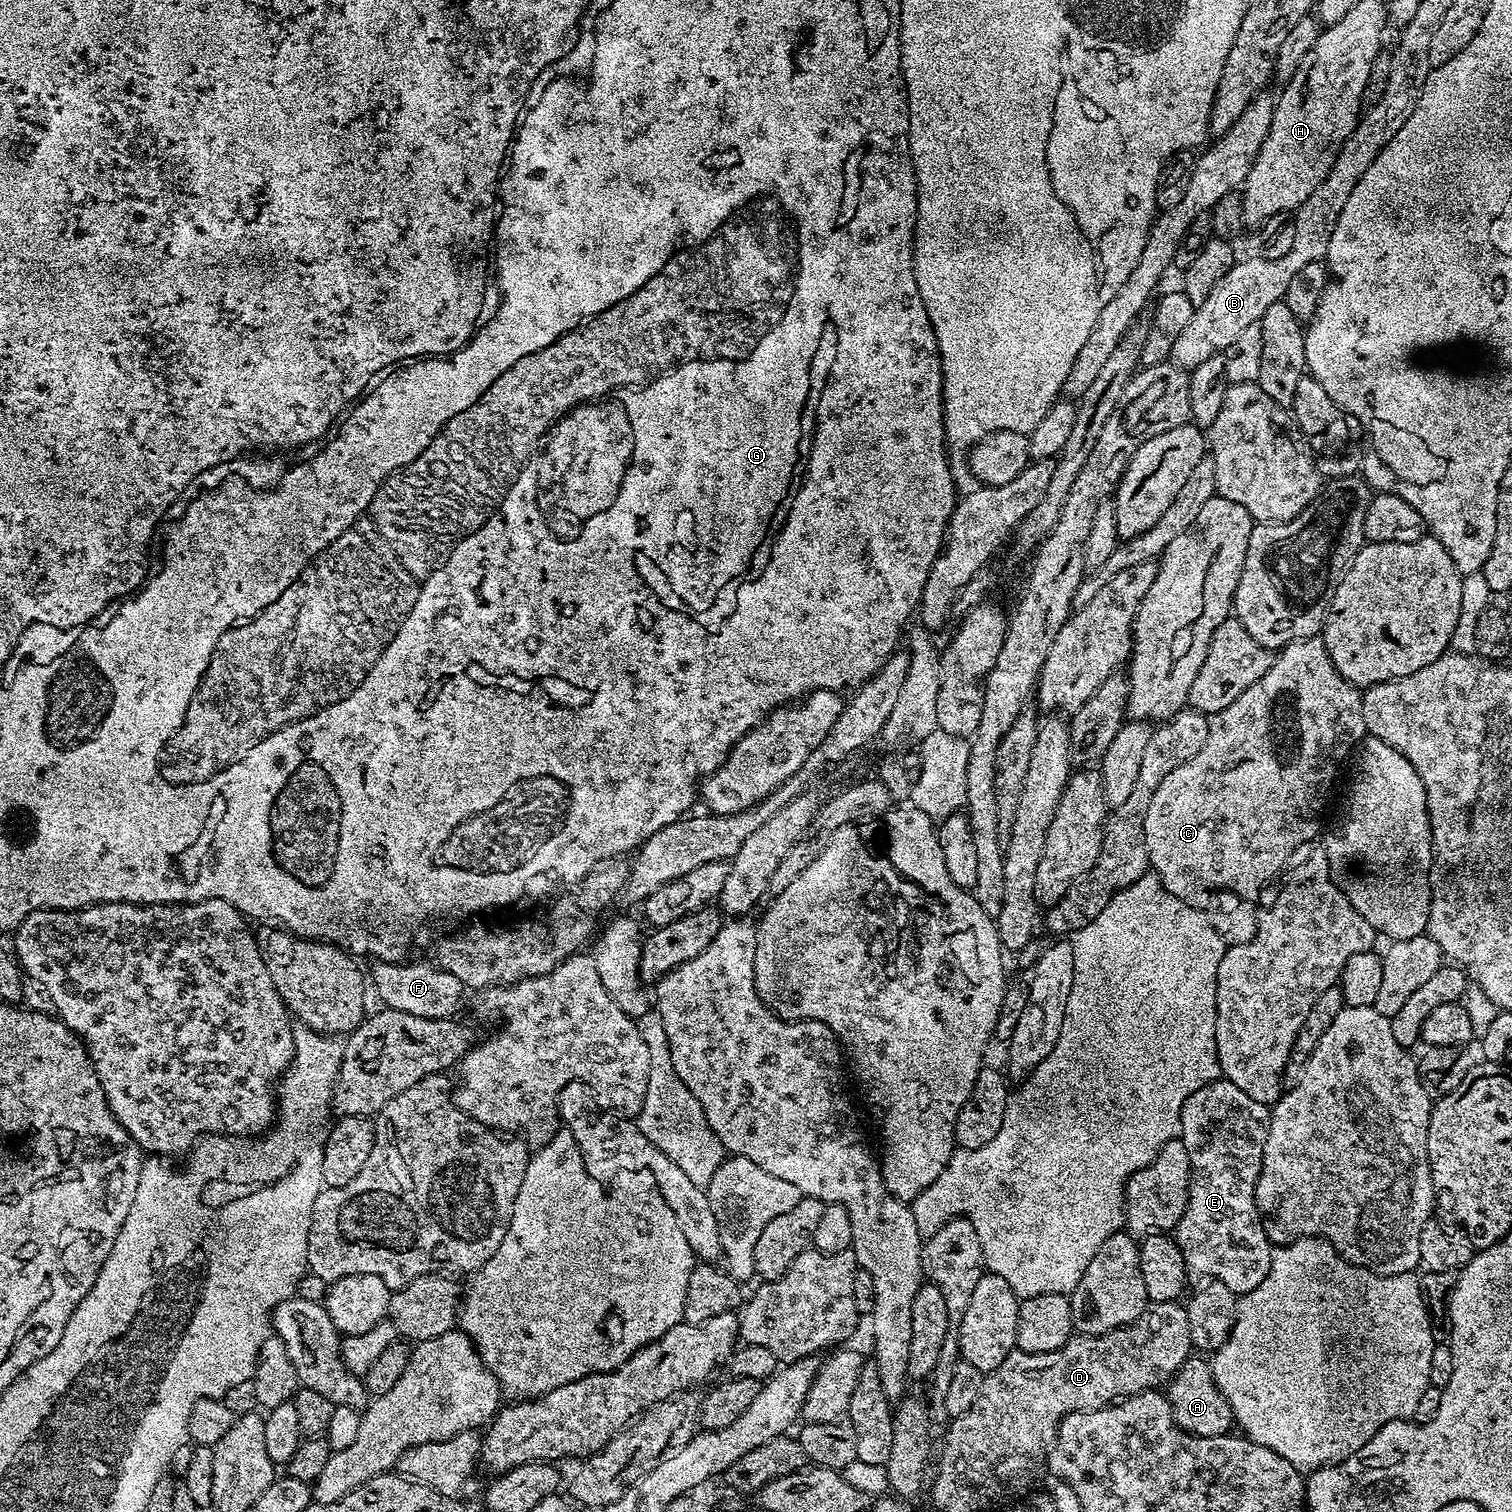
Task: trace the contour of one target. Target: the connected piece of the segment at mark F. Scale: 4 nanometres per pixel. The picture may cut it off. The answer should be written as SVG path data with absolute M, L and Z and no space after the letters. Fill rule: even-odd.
M376 962L373 963L370 980L376 983L376 992L384 999L383 1003L394 1010L402 1010L406 1014L414 1014L418 1018L430 1018L431 1020L446 1020L455 1017L460 1008L460 999L466 993L466 986L458 978L454 978L448 972L441 972L435 963L408 964L409 962Z

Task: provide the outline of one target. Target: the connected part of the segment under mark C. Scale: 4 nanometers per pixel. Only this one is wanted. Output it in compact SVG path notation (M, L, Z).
M1323 635L1290 642L1286 647L1279 649L1270 670L1266 670L1266 674L1262 674L1262 678L1258 678L1254 682L1254 686L1250 686L1250 690L1238 694L1238 698L1234 698L1234 702L1230 702L1230 706L1226 706L1226 710L1217 712L1209 719L1206 742L1203 743L1202 750L1198 750L1198 754L1194 754L1186 762L1182 762L1182 766L1178 766L1178 770L1170 770L1170 774L1166 774L1166 778L1162 778L1162 786L1158 786L1158 790L1154 790L1154 798L1150 798L1150 810L1146 810L1146 850L1151 871L1155 872L1164 888L1170 894L1174 894L1174 898L1184 900L1187 904L1199 905L1213 892L1221 890L1233 892L1242 898L1255 901L1256 895L1276 875L1279 877L1285 871L1286 865L1293 859L1293 857L1291 858L1292 851L1300 847L1303 849L1305 845L1312 842L1307 842L1307 840L1314 839L1316 835L1317 839L1321 835L1320 819L1324 816L1324 807L1328 804L1328 795L1331 794L1332 783L1336 780L1336 767L1348 755L1350 755L1349 757L1353 755L1354 749L1365 739L1365 736L1361 689L1342 678L1342 674L1338 674L1324 645Z

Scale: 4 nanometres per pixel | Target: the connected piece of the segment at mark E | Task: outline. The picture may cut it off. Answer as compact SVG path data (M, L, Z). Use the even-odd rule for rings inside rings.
M1223 1078L1211 1080L1204 1084L1182 1106L1180 1115L1180 1136L1186 1146L1186 1154L1190 1154L1190 1186L1188 1201L1179 1222L1174 1229L1176 1245L1182 1250L1182 1258L1192 1273L1200 1264L1240 1264L1240 1276L1219 1276L1216 1280L1226 1287L1232 1284L1230 1291L1243 1294L1254 1290L1263 1282L1272 1266L1273 1241L1269 1229L1260 1215L1260 1211L1248 1212L1248 1180L1258 1182L1258 1174L1262 1166L1262 1150L1268 1133L1269 1105L1254 1102L1250 1094L1238 1090L1234 1082ZM1244 1216L1252 1216L1252 1224L1256 1225L1256 1276L1252 1276L1252 1260L1244 1260L1248 1252L1252 1252L1252 1244L1248 1244L1248 1236L1244 1236Z

